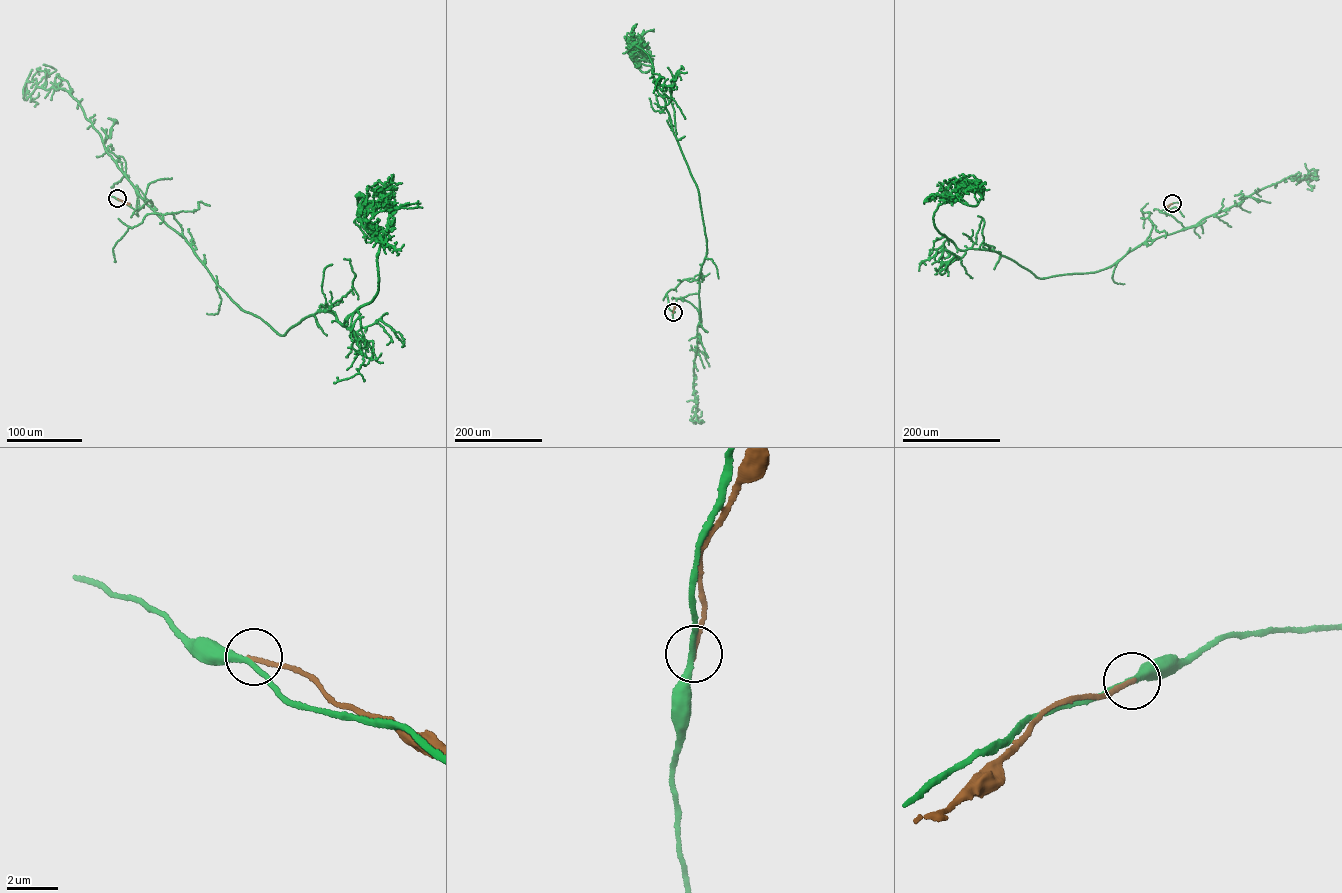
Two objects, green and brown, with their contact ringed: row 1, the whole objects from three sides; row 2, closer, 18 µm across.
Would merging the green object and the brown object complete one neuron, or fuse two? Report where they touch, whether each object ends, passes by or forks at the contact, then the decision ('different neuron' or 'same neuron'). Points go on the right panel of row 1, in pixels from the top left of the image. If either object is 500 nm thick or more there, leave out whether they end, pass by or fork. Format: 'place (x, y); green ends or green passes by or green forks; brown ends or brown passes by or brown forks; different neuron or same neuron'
place (1172, 203); green passes by; brown ends; different neuron

